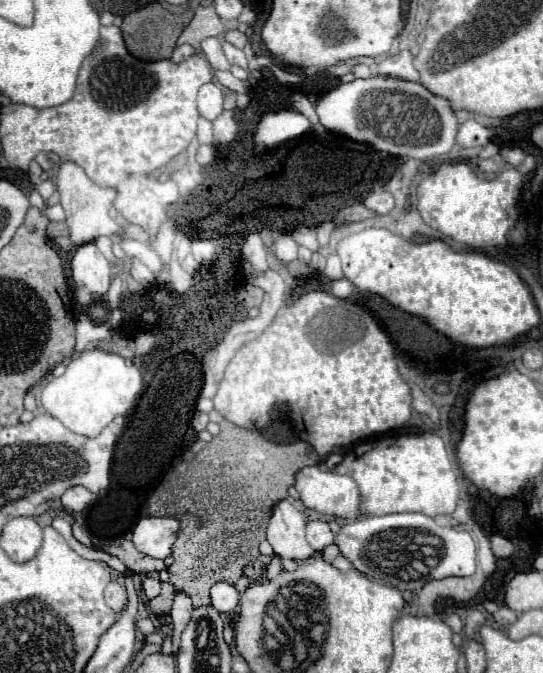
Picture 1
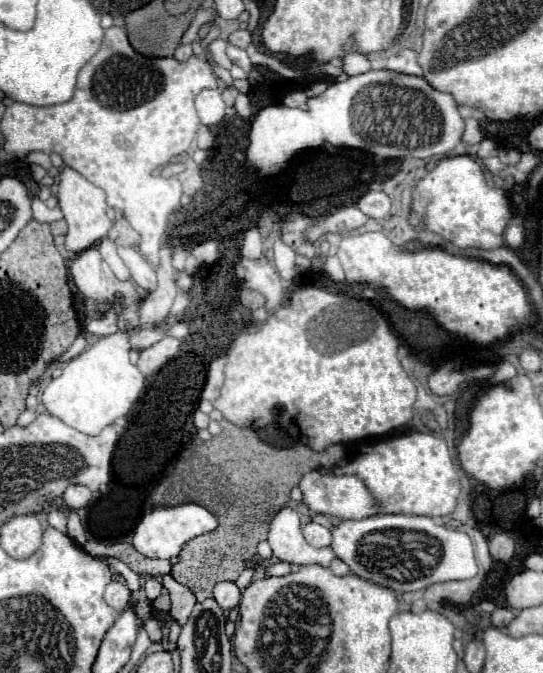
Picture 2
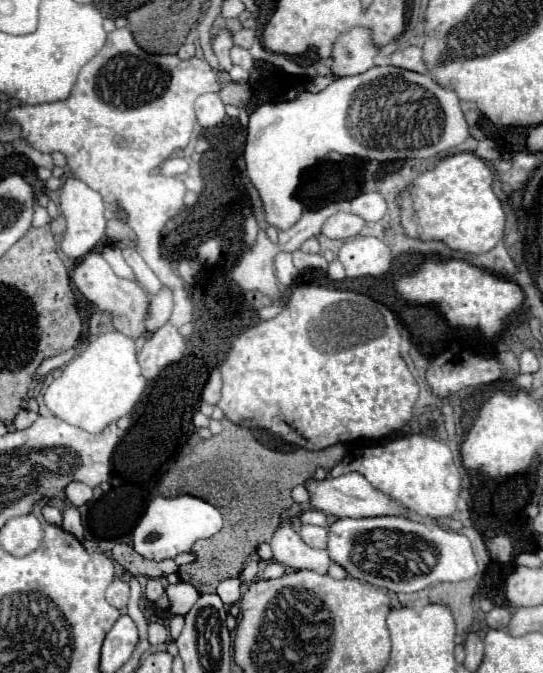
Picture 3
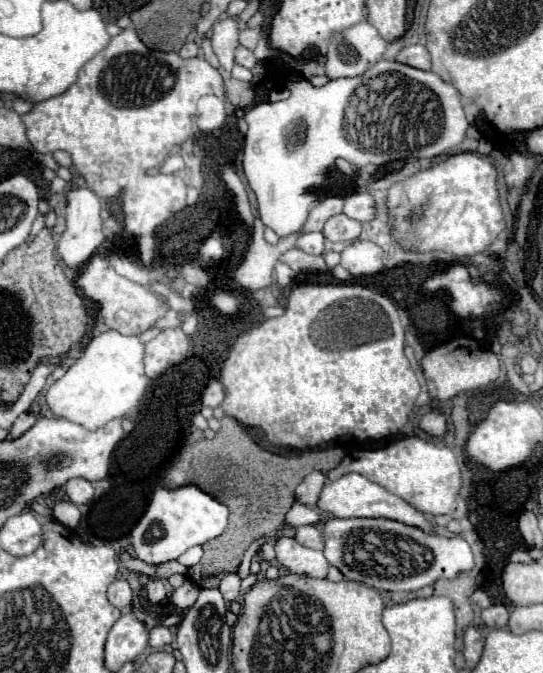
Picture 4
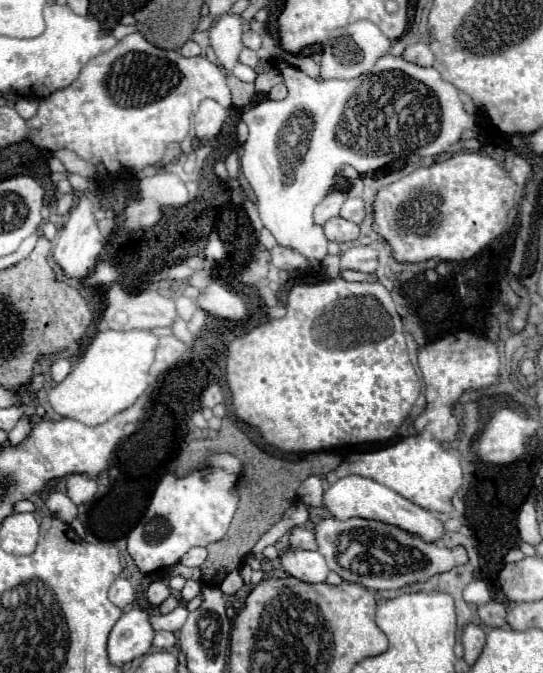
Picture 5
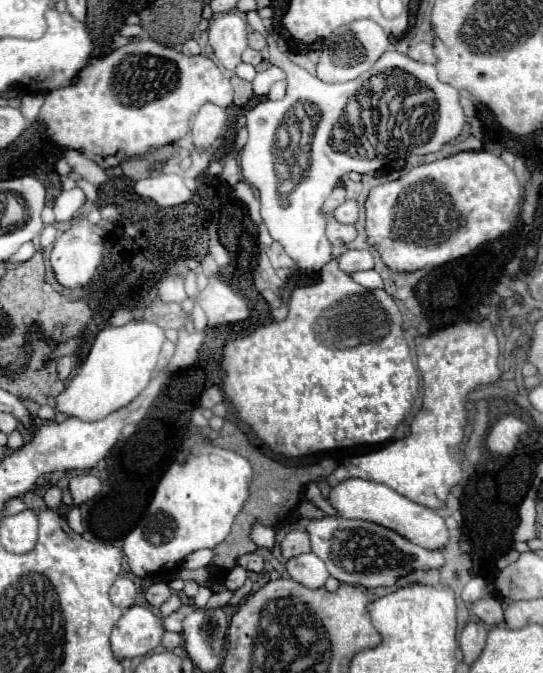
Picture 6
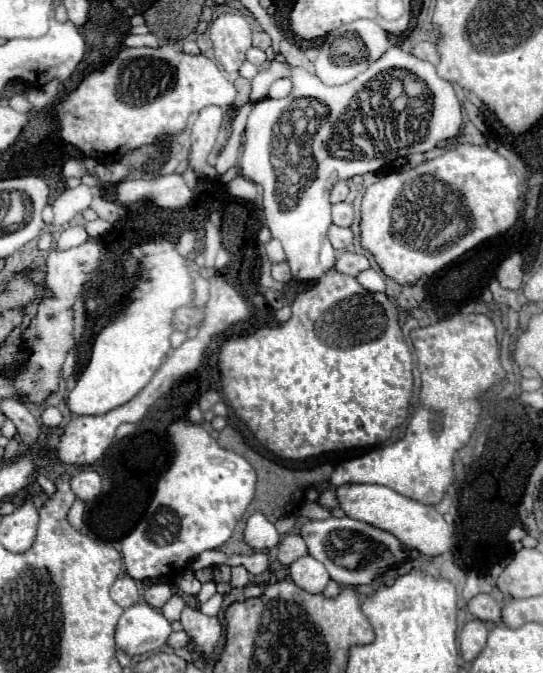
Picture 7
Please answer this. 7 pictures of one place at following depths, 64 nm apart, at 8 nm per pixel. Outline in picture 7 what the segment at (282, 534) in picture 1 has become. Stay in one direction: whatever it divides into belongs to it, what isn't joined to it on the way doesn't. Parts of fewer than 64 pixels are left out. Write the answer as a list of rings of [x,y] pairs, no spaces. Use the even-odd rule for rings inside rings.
[[[302,556],[300,560],[294,560],[288,566],[288,574],[296,586],[300,586],[310,594],[322,594],[322,590],[330,582],[330,576],[324,564],[314,560],[312,556]]]

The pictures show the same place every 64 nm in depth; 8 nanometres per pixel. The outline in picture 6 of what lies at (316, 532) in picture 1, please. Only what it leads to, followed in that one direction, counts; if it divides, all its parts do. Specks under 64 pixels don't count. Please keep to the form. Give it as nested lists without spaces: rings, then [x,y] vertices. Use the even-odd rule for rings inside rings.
[[[296,528],[288,530],[286,536],[280,540],[280,552],[282,552],[284,560],[290,560],[308,550],[310,550],[310,540],[304,530],[296,530]]]

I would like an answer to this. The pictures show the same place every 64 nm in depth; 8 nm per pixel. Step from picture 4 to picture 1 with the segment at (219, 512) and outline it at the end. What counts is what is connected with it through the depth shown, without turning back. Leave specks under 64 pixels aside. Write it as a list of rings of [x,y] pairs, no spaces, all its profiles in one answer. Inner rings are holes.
[[[144,516],[134,528],[134,546],[150,558],[168,558],[182,530],[178,516]]]

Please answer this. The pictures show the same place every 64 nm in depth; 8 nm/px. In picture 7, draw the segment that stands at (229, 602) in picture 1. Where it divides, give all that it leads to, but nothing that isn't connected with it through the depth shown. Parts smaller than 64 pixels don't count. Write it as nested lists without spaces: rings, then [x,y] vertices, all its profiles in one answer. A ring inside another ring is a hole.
[[[234,566],[232,568],[232,586],[234,588],[244,588],[246,584],[250,582],[250,578],[248,578],[248,572],[246,572],[246,568],[244,566]]]

